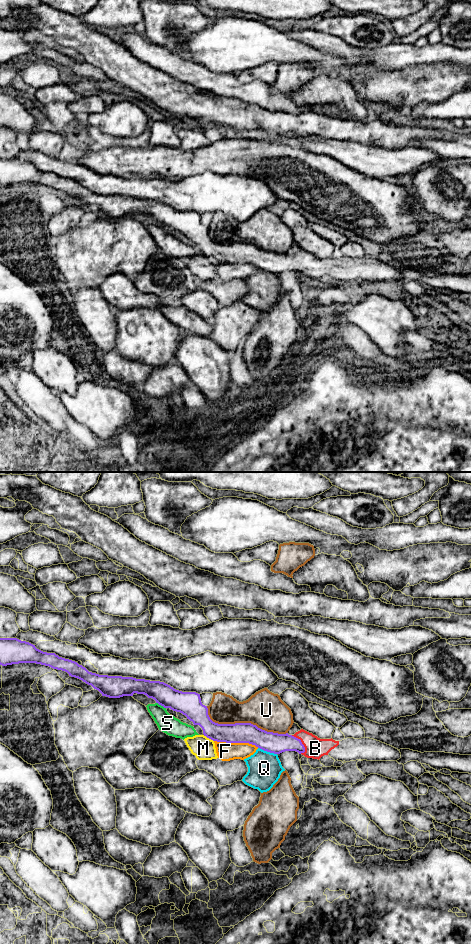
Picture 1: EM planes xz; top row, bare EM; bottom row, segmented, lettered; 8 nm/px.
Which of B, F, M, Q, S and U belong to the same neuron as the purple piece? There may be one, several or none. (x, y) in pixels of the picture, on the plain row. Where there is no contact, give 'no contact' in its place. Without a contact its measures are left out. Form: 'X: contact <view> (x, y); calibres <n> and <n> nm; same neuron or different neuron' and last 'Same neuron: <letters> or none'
B: contact xz (301, 262); calibres 160 and 170 nm; same neuron
F: contact xz (236, 262); calibres 160 and 140 nm; different neuron
M: contact xz (208, 257); calibres 170 and 180 nm; different neuron
Q: contact xz (267, 271); calibres 160 and 280 nm; different neuron
S: contact xz (161, 225); calibres 190 and 150 nm; different neuron
U: contact xz (243, 243); calibres 160 and 300 nm; different neuron
Same neuron: B

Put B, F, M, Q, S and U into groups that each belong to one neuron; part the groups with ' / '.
B / F M Q S / U

